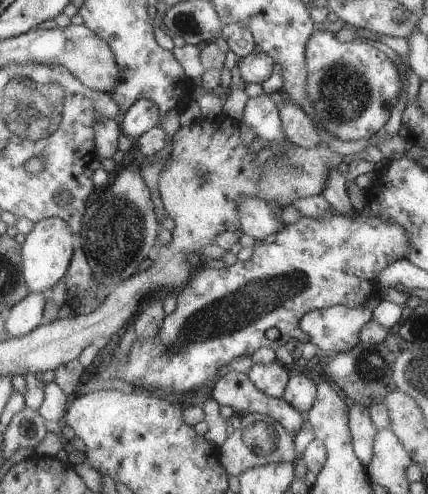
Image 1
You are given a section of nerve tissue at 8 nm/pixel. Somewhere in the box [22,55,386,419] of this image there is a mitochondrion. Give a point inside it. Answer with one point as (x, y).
(258, 298)

